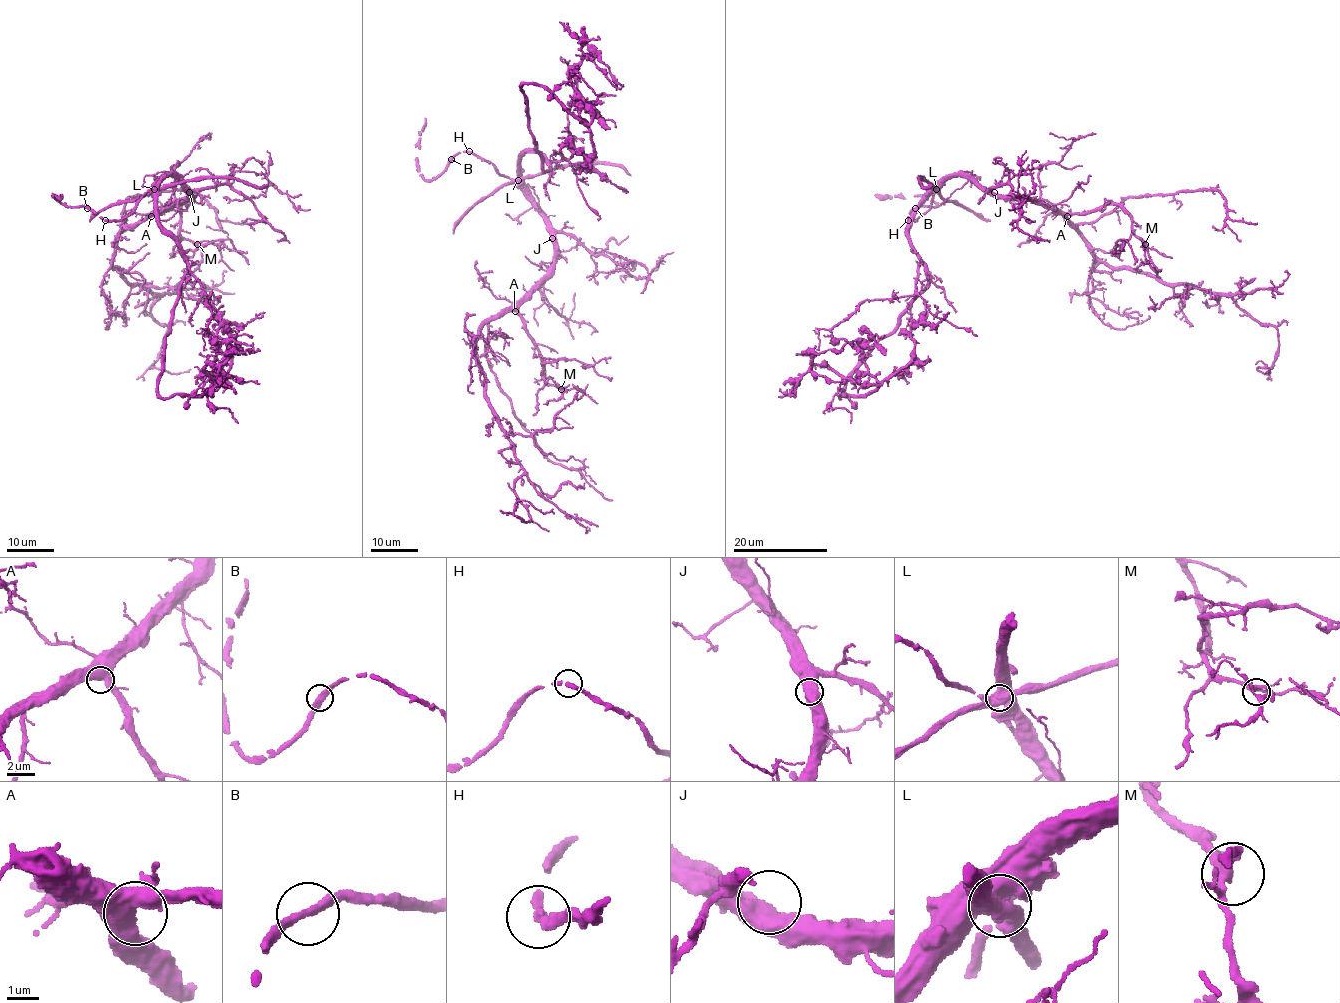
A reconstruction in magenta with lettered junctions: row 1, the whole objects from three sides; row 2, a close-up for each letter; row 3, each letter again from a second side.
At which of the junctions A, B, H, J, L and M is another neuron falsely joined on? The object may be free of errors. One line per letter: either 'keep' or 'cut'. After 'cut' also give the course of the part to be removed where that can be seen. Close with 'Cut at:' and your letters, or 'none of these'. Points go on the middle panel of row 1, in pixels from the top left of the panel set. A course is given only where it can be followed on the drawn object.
A: keep
B: keep
H: keep
J: keep
L: cut; course (518, 180), (578, 162), (617, 165), (630, 175)
M: keep
Cut at: L

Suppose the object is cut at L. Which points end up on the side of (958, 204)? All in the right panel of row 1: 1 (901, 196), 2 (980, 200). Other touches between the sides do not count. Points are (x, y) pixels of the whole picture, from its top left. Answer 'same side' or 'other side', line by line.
1: other side
2: other side

